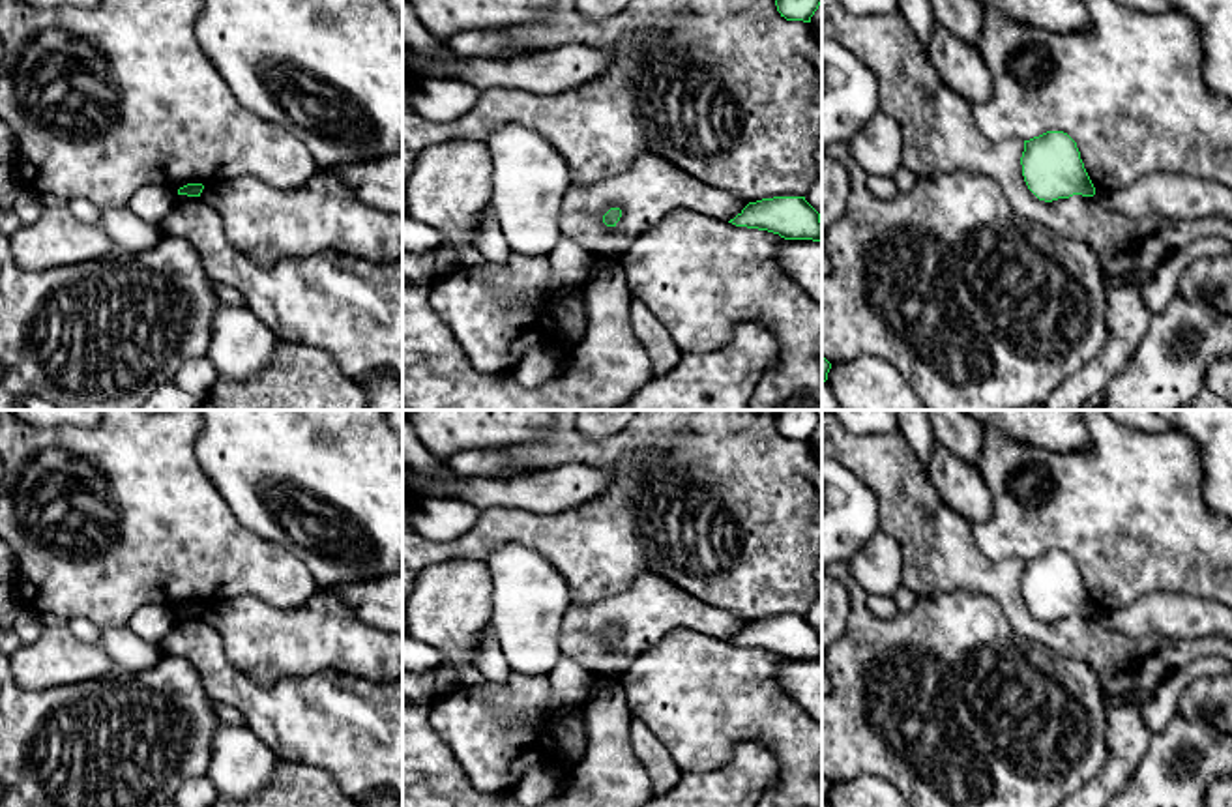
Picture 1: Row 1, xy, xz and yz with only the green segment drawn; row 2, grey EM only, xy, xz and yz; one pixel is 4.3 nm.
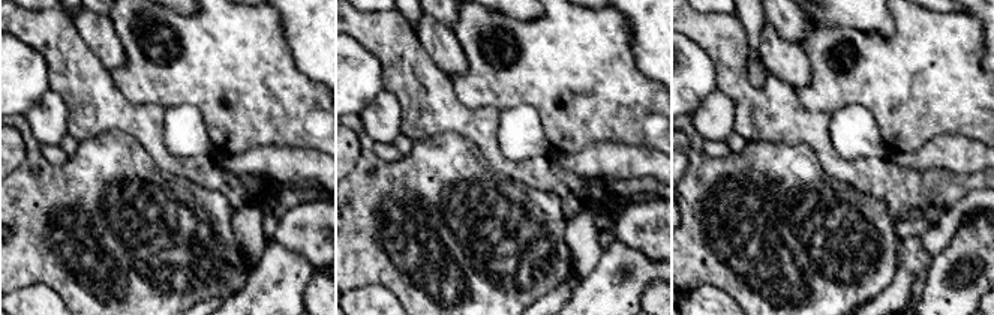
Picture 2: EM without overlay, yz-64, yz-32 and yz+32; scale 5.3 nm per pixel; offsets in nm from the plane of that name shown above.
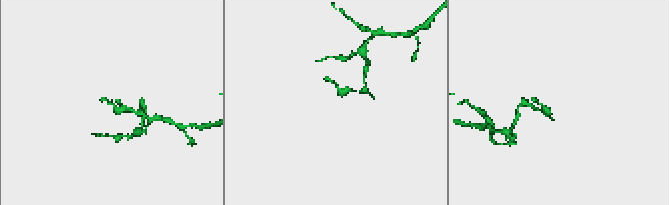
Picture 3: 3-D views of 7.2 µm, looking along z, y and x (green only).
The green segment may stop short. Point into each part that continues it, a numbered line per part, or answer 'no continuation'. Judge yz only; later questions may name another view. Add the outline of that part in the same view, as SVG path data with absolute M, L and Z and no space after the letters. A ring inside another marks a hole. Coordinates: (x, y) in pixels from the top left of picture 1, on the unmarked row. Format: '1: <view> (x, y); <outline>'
no continuation

